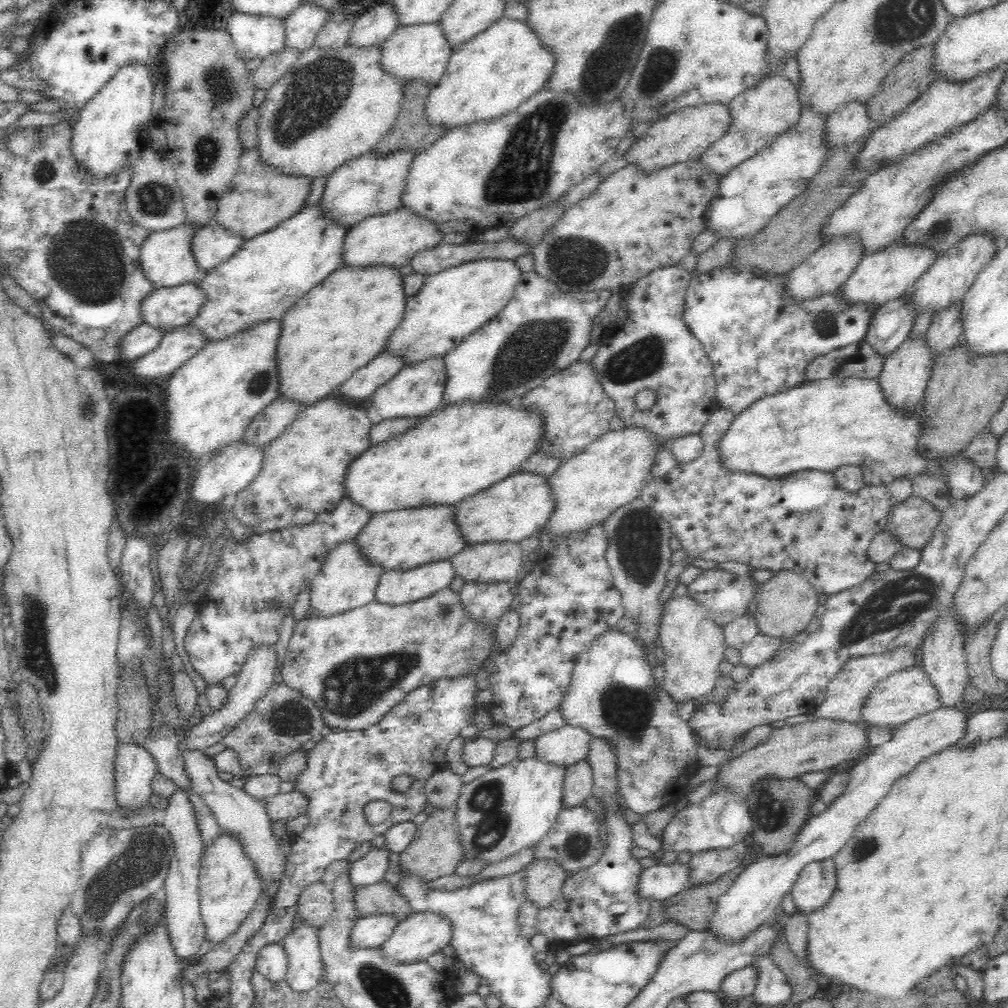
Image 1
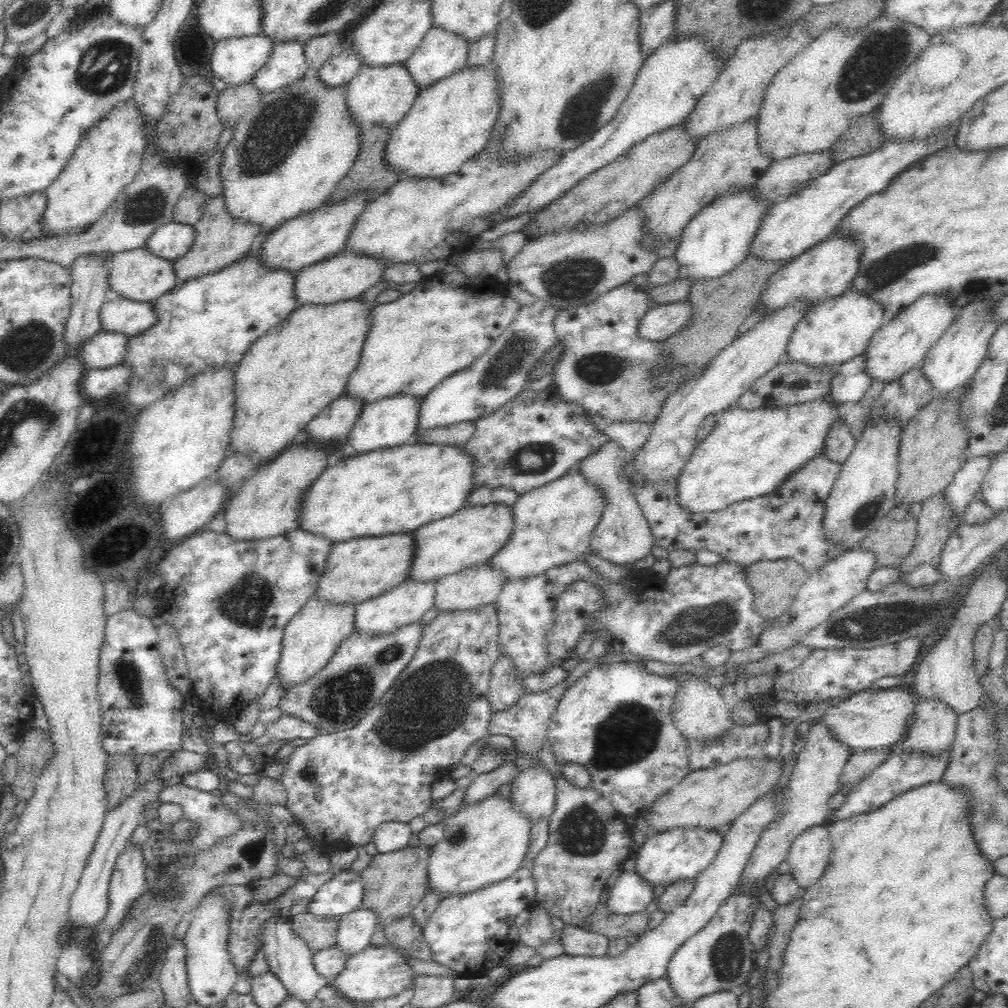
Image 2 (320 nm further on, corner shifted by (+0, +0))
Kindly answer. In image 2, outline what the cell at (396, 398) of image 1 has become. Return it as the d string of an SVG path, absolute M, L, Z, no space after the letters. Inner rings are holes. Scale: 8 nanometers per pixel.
M396 393L365 404L360 418L356 420L352 430L346 436L346 442L354 450L354 455L413 442L423 400L424 397L416 397L410 393Z

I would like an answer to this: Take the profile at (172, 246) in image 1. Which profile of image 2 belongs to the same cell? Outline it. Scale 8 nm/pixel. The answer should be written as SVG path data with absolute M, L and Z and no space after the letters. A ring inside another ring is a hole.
M144 247L111 254L107 278L109 293L132 300L154 302L180 284L174 265L174 261L155 256L151 250Z

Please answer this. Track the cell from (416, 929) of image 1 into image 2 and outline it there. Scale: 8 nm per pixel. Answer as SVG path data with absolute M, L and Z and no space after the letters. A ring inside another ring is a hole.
M386 941L380 946L370 944L364 950L352 954L346 962L344 970L331 980L331 985L346 998L366 1003L402 992L411 986L414 978L414 970L410 964L408 951L398 947L392 941Z

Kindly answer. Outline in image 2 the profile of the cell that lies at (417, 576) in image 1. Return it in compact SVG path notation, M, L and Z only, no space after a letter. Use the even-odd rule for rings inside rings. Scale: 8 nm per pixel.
M407 577L400 584L380 593L378 596L370 597L368 600L360 601L356 605L356 622L354 630L364 633L389 633L402 625L419 621L428 609L434 607L434 596L436 596L438 580L428 579L418 581Z

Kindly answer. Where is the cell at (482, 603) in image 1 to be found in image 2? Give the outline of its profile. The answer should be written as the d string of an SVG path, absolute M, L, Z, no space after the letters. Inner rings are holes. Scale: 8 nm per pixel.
M490 601L485 605L476 605L469 609L444 609L438 611L434 619L432 619L424 628L420 646L414 654L414 658L410 660L410 664L404 668L402 674L396 678L396 682L386 692L386 696L382 698L380 706L376 706L371 712L368 712L364 719L344 731L321 733L314 739L308 740L303 746L294 748L294 751L287 759L287 766L282 775L281 782L286 787L287 795L283 805L288 808L288 812L292 814L295 822L304 827L306 840L310 844L311 850L322 852L322 856L330 858L330 854L342 851L345 848L359 847L368 845L372 842L376 833L376 828L384 822L401 822L408 823L416 816L423 814L432 807L431 785L433 782L424 782L424 778L430 776L436 778L436 772L446 770L452 764L458 764L469 746L475 742L488 736L488 728L492 719L493 708L489 700L489 682L491 679L491 670L496 659L500 654L500 637L499 637L500 621L498 620L498 605L496 601Z

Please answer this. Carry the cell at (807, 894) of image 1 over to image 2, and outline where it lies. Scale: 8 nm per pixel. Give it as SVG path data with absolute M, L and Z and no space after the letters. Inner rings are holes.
M825 824L800 834L787 854L789 872L796 884L805 890L814 887L830 862L831 841Z

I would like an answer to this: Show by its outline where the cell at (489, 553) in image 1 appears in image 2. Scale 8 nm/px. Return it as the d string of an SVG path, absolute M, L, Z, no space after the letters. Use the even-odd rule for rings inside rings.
M490 560L442 575L436 586L434 606L444 609L469 609L496 601L506 582L506 573L492 567Z

